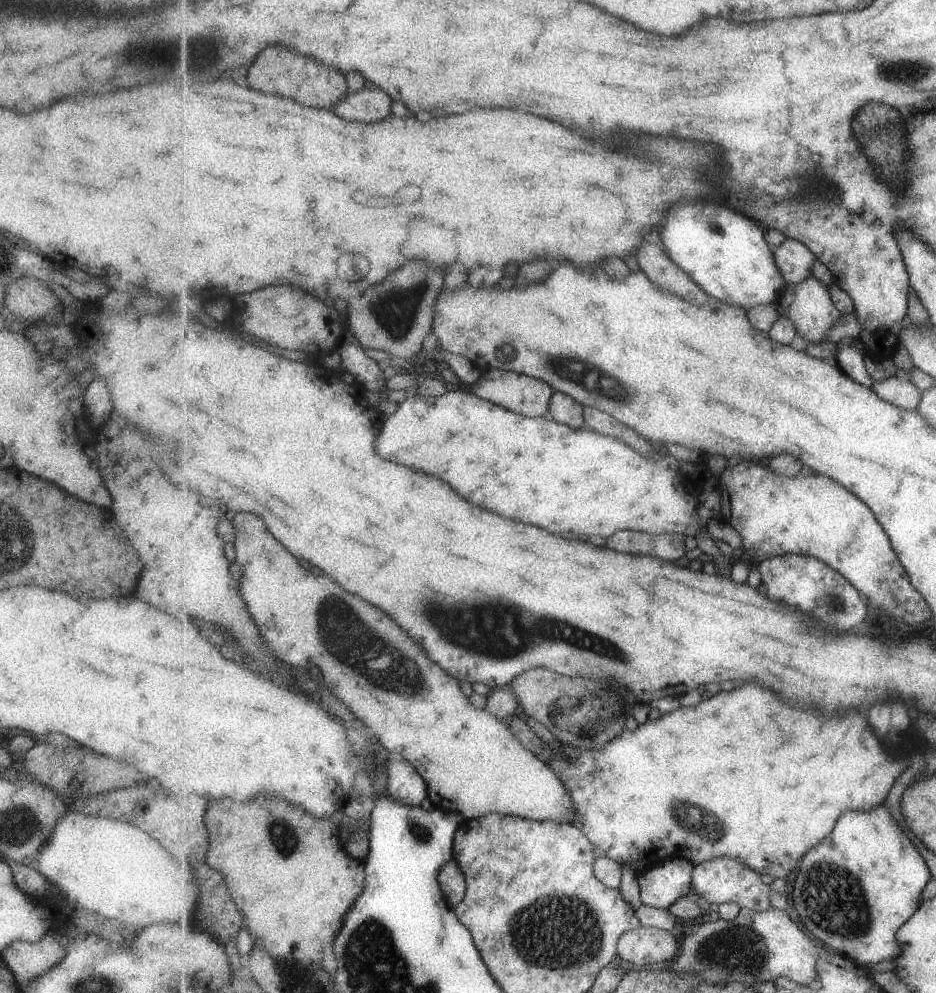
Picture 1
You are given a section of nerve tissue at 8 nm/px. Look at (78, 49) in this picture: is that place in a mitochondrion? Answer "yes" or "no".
no

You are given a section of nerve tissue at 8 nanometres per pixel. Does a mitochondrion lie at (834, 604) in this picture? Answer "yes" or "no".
yes

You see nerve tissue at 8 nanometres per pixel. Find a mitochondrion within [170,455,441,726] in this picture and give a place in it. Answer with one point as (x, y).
(366, 650)

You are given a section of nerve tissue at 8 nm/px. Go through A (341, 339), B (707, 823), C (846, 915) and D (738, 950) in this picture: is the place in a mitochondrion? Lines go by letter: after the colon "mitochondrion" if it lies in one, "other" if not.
A: other
B: mitochondrion
C: mitochondrion
D: mitochondrion

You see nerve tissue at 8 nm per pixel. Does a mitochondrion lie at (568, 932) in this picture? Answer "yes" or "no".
yes

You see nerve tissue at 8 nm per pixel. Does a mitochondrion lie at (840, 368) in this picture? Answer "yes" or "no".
no

